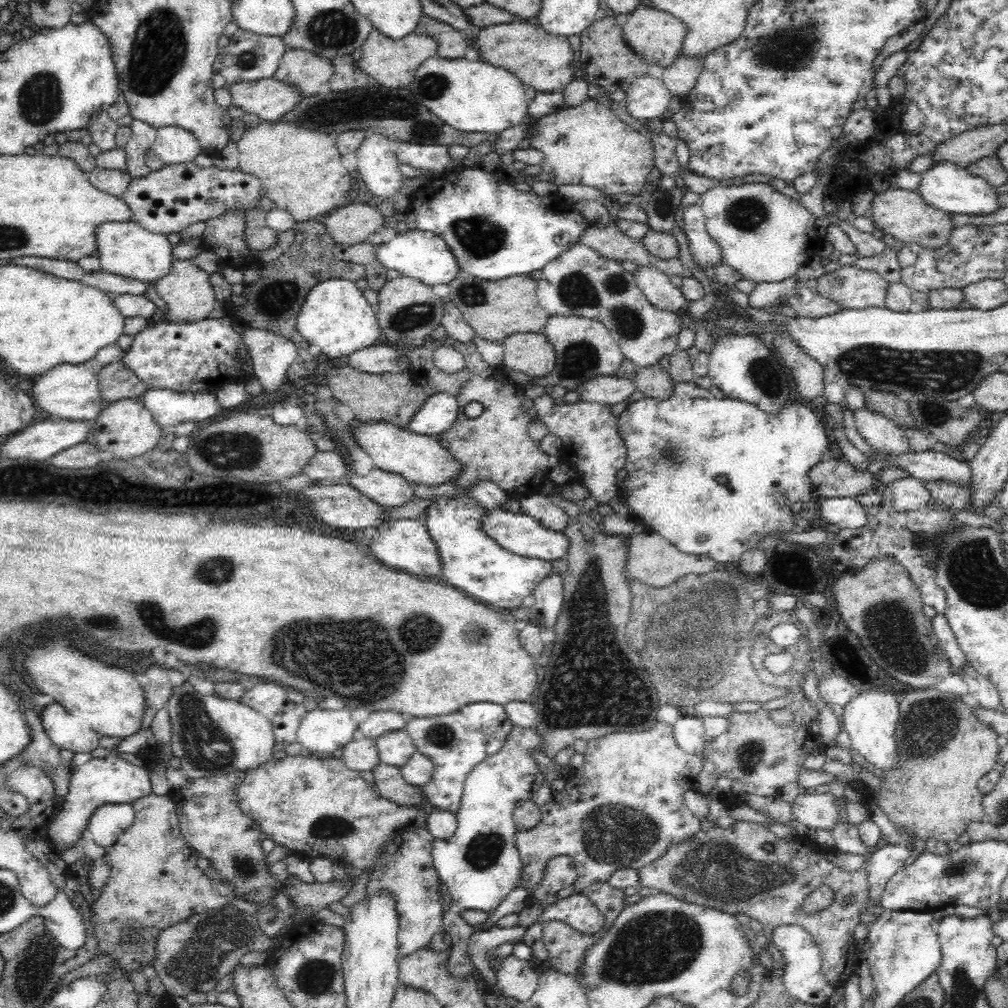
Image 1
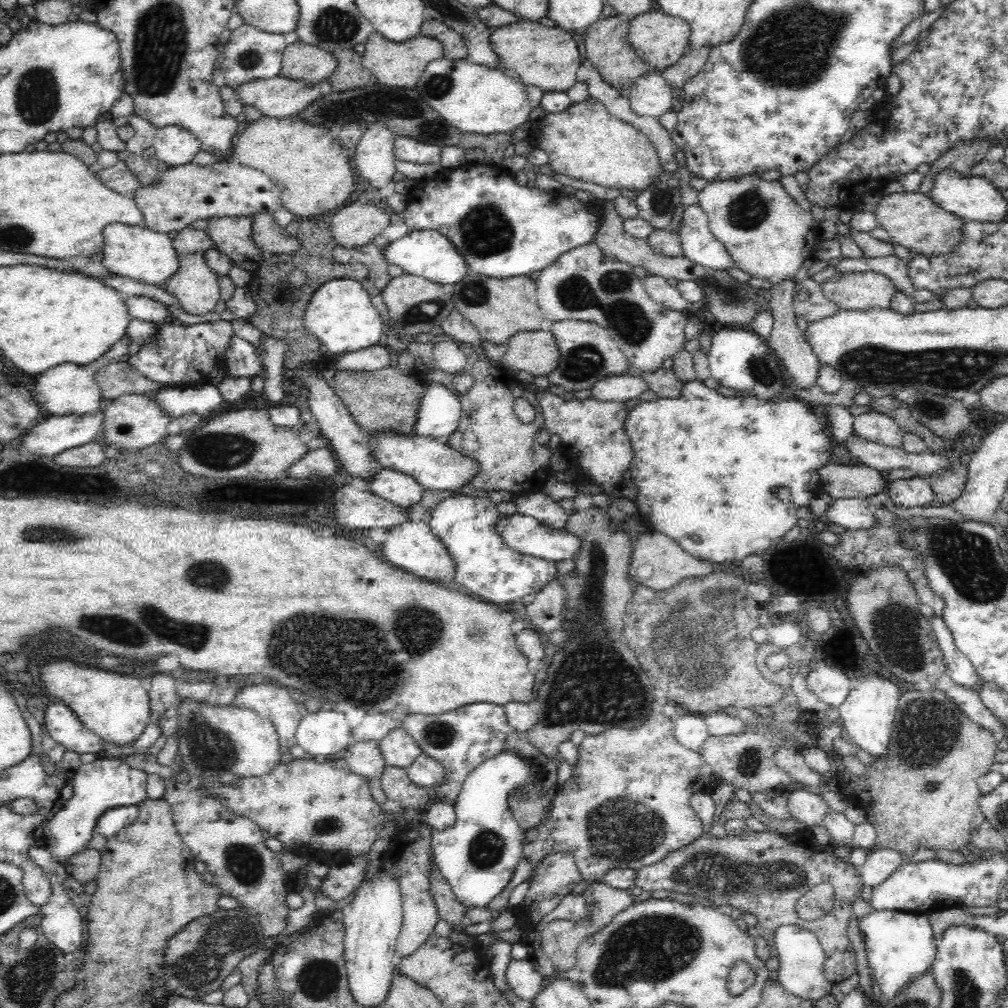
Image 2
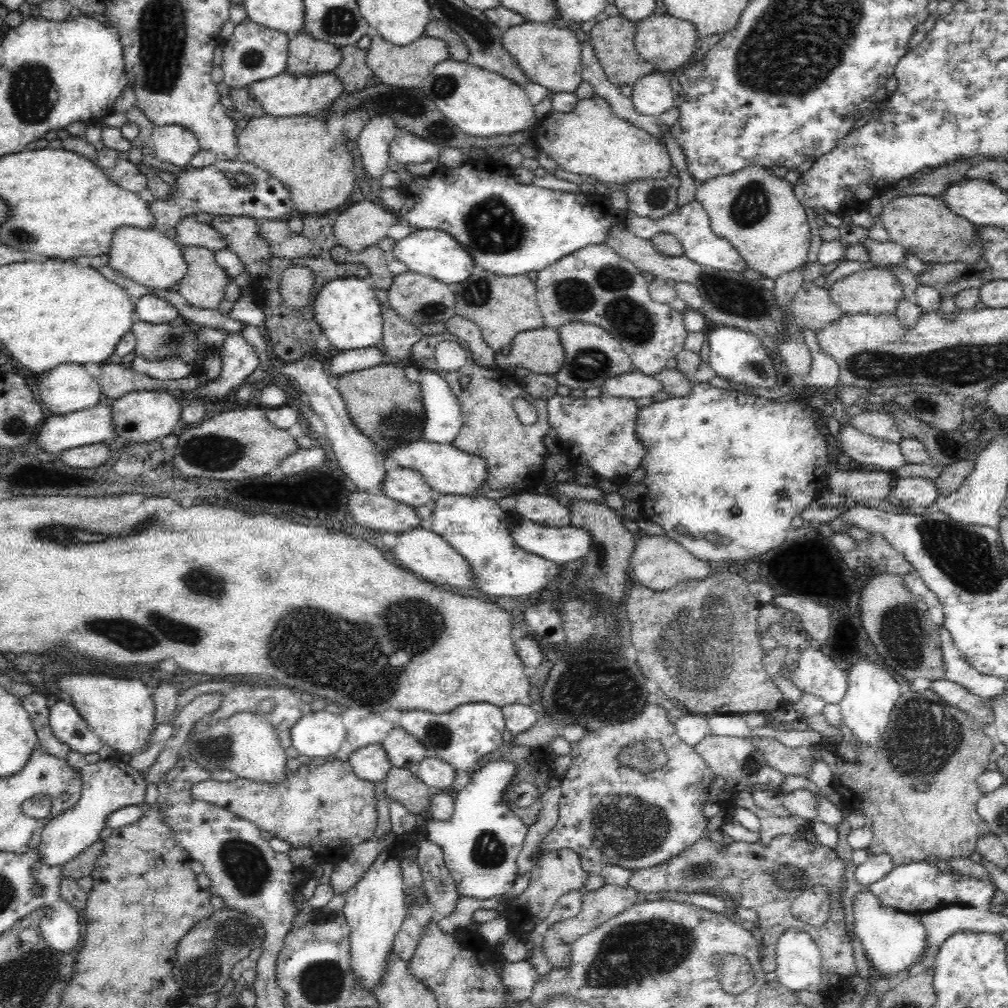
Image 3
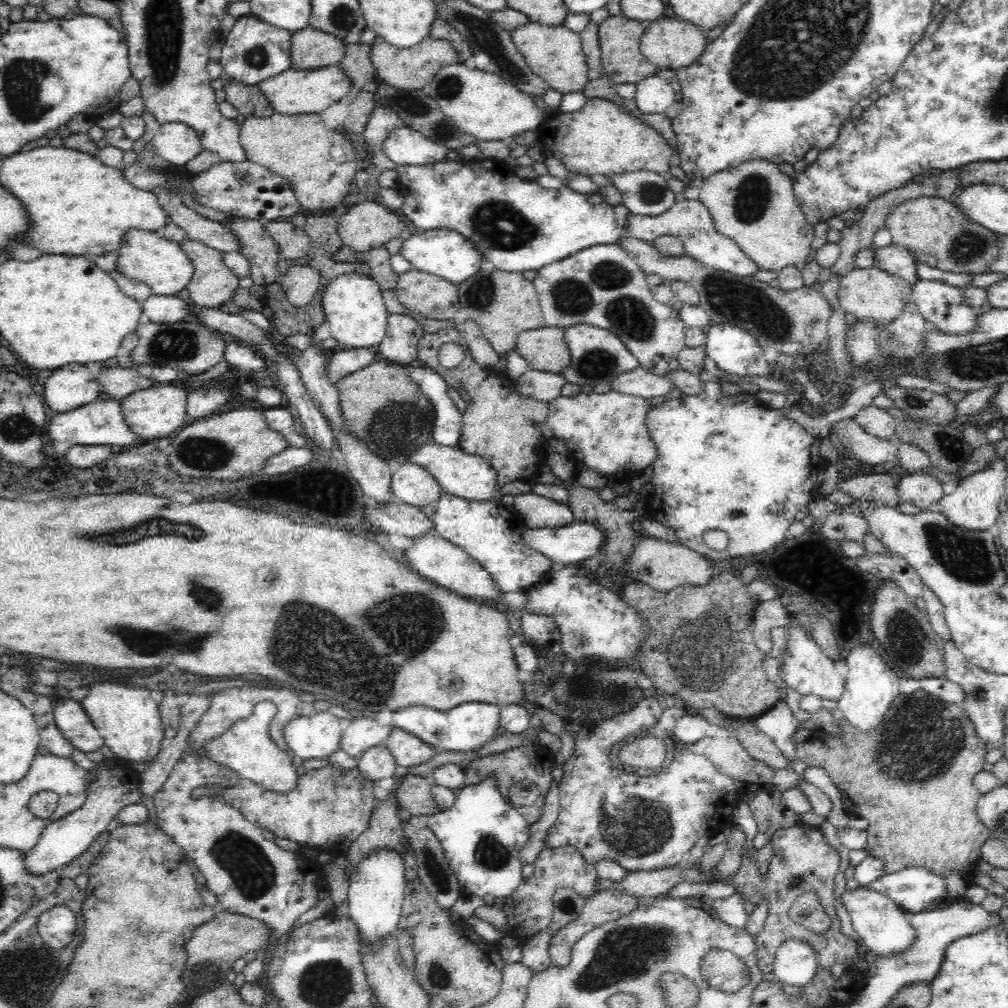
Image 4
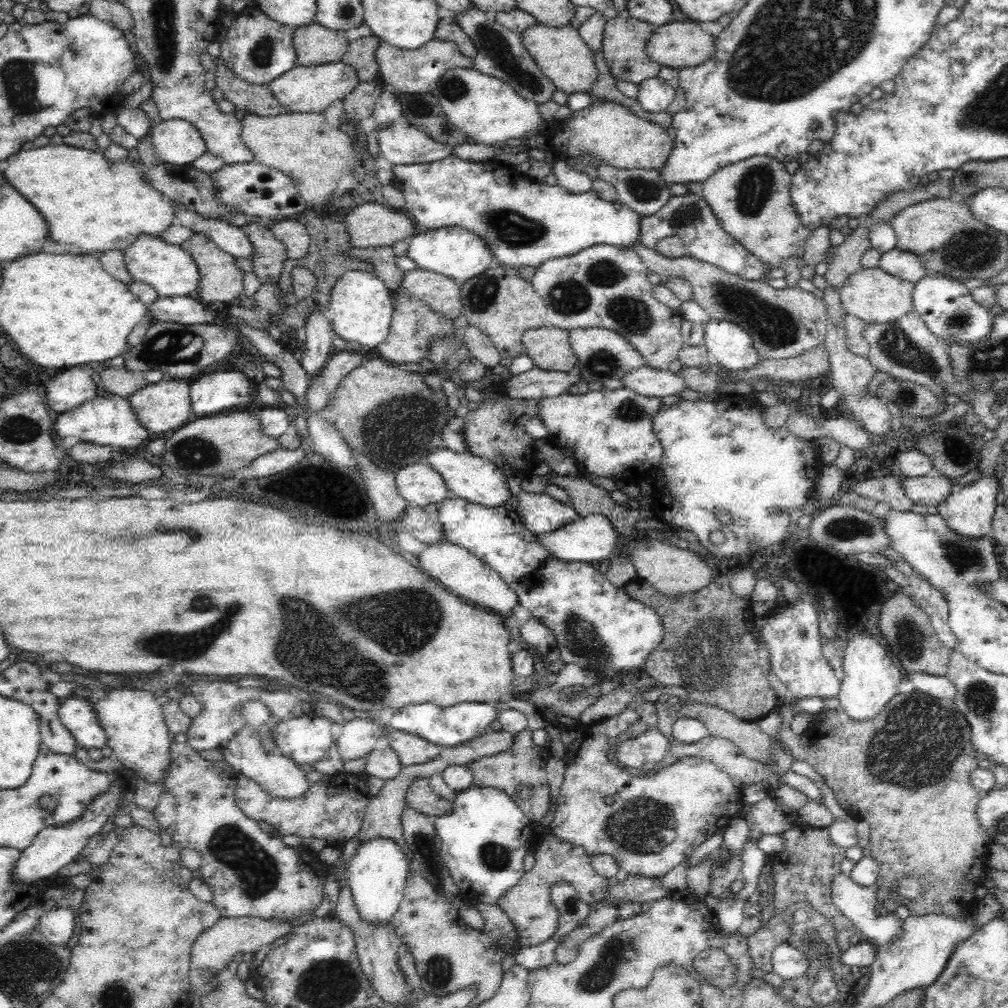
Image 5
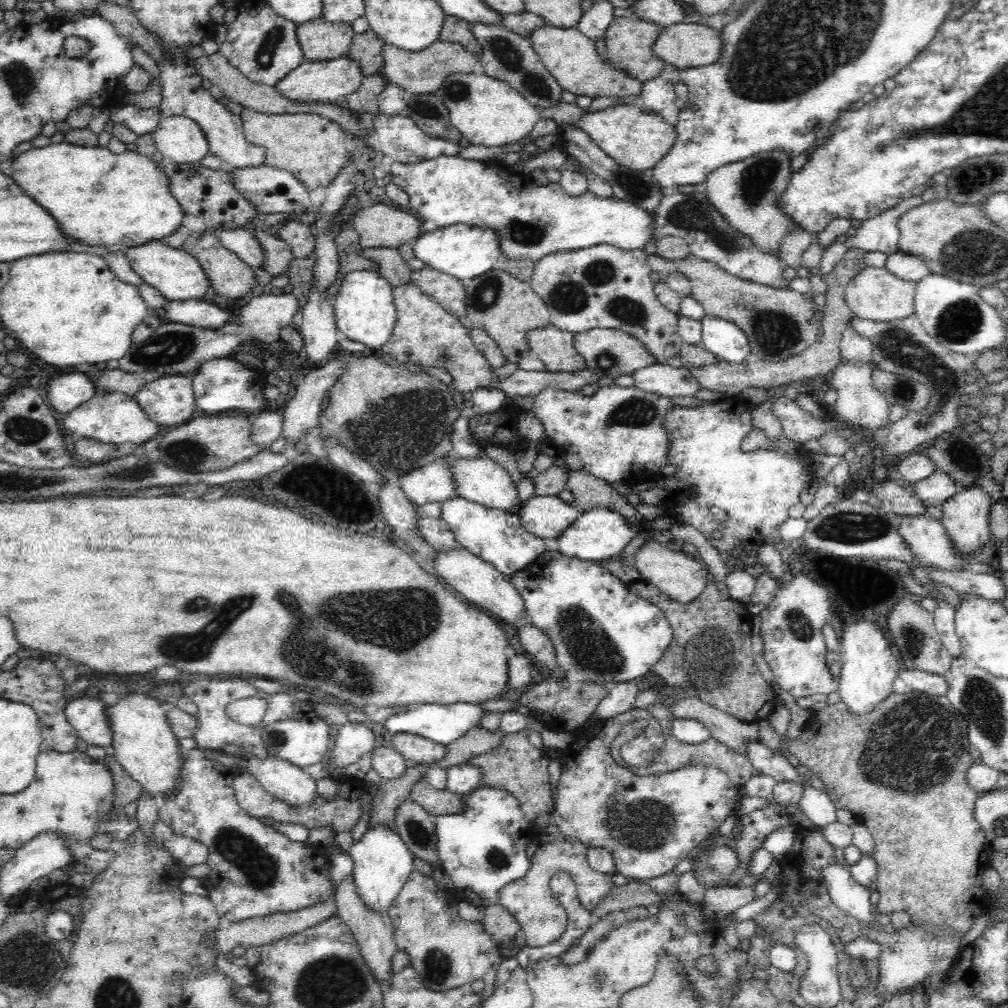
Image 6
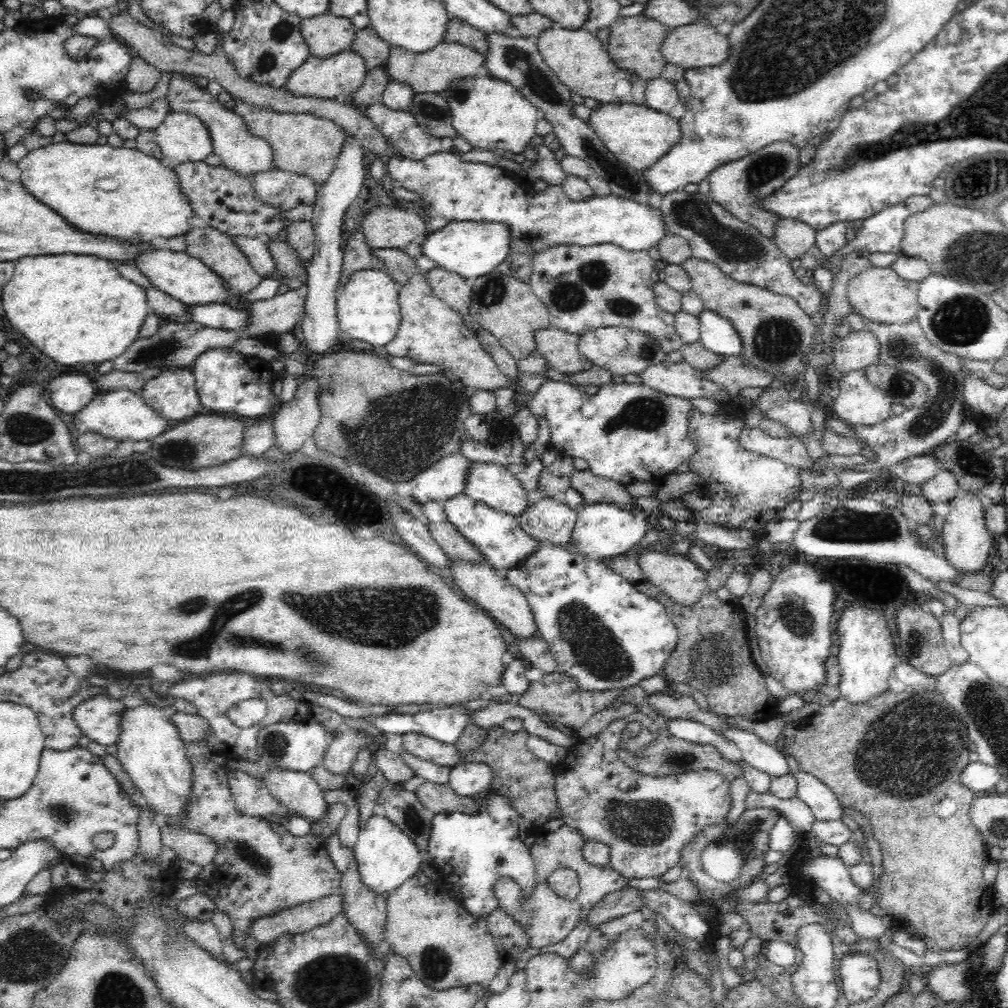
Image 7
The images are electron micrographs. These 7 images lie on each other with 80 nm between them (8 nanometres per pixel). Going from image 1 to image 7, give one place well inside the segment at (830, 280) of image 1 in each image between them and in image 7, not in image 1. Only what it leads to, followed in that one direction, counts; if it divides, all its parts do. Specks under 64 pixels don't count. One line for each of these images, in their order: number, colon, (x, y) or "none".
2: (861, 290)
3: (877, 291)
4: (871, 293)
5: (872, 295)
6: (874, 294)
7: (879, 294)

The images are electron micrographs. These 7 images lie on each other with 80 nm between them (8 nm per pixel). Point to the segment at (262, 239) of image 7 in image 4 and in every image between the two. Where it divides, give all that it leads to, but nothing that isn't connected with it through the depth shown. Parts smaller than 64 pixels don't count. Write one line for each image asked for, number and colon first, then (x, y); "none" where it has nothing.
4: (212, 234)
5: (229, 239)
6: (241, 242)

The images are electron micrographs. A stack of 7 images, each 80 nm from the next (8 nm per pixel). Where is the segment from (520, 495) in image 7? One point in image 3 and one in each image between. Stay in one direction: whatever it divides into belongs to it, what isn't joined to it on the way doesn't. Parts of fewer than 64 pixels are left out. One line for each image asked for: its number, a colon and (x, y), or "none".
3: (444, 467)
4: (468, 476)
5: (475, 479)
6: (481, 480)

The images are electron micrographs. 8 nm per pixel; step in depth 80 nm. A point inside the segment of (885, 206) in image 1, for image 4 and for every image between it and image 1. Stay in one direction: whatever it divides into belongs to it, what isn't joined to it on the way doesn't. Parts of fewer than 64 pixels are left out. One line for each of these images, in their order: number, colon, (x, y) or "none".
2: (912, 219)
3: (923, 225)
4: (935, 233)

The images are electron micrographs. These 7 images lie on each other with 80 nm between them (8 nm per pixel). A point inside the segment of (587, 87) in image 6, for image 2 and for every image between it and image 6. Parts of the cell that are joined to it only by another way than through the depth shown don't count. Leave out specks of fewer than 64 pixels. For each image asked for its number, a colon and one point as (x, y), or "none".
2: (548, 58)
3: (550, 56)
4: (555, 53)
5: (560, 53)

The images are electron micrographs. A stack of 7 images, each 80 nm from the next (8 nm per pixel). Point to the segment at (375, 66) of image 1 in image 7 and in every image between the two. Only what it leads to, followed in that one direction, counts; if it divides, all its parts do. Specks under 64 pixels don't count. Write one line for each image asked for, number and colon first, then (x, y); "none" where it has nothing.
2: (399, 64)
3: (406, 66)
4: (412, 68)
5: (408, 71)
6: (422, 72)
7: (431, 71)

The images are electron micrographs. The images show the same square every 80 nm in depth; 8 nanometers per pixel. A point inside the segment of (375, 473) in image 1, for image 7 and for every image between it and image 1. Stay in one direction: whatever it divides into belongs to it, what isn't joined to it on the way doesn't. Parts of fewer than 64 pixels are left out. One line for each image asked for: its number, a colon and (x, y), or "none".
2: (400, 489)
3: (403, 485)
4: (411, 484)
5: (418, 484)
6: (432, 482)
7: (445, 479)

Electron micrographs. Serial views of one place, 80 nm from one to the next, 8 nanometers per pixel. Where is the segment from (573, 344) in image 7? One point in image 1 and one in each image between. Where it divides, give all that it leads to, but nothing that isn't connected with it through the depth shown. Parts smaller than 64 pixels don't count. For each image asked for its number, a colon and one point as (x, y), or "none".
1: (530, 353)
2: (535, 352)
3: (539, 351)
4: (544, 349)
5: (548, 347)
6: (554, 347)

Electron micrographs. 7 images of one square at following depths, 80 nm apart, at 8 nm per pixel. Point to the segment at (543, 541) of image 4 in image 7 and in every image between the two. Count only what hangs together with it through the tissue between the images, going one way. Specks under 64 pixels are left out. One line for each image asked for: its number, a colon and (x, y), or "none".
5: (592, 537)
6: (599, 534)
7: (603, 530)

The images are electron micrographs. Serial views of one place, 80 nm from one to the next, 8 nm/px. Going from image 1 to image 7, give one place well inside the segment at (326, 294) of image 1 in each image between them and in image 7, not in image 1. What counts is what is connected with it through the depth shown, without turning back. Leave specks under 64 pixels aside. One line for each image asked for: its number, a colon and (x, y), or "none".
2: (340, 315)
3: (346, 310)
4: (352, 303)
5: (361, 305)
6: (364, 311)
7: (367, 307)

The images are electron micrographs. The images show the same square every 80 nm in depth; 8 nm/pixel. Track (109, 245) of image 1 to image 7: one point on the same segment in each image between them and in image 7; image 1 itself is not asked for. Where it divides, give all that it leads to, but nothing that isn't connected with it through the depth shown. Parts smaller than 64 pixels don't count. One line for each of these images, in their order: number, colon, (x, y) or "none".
2: (145, 256)
3: (150, 258)
4: (147, 257)
5: (171, 272)
6: (175, 274)
7: (186, 279)

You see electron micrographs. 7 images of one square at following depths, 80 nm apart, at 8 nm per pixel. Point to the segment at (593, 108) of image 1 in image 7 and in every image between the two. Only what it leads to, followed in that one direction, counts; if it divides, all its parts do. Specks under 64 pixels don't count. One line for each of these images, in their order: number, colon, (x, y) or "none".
2: (585, 142)
3: (590, 140)
4: (599, 138)
5: (605, 133)
6: (636, 140)
7: (639, 136)

